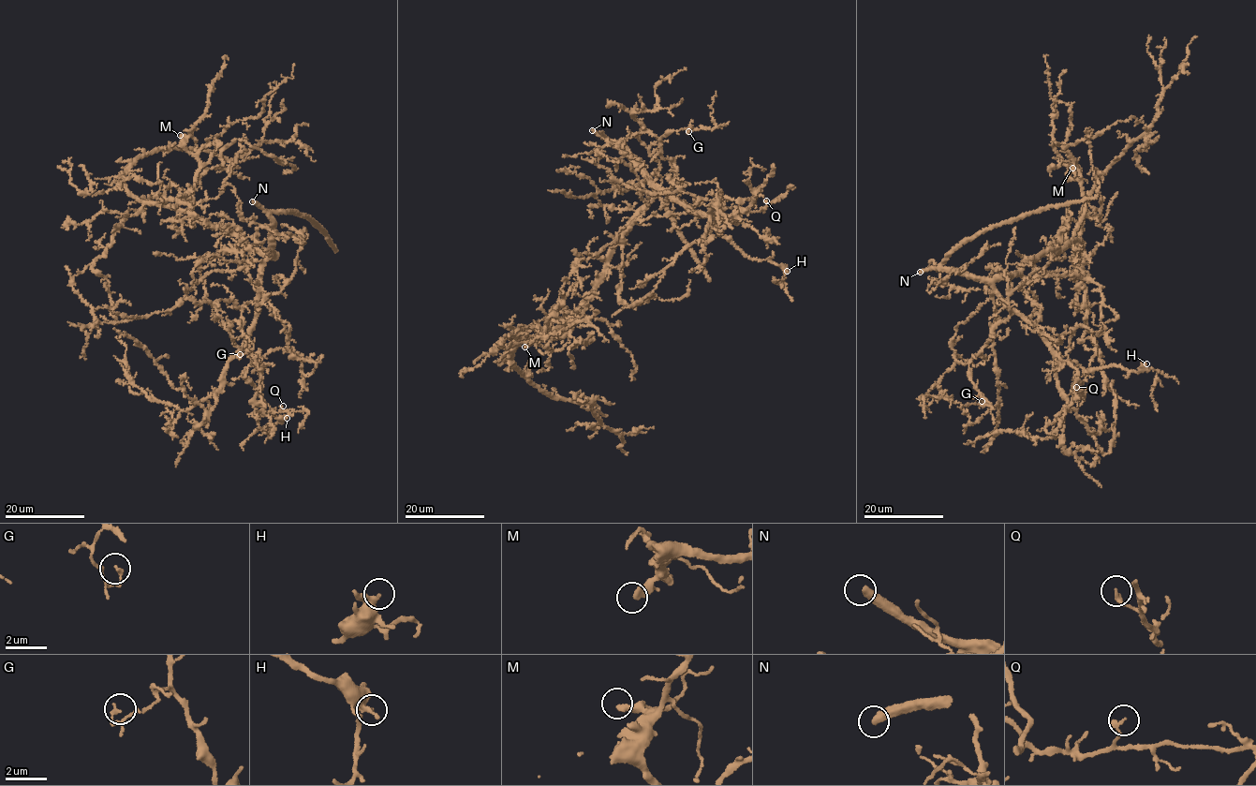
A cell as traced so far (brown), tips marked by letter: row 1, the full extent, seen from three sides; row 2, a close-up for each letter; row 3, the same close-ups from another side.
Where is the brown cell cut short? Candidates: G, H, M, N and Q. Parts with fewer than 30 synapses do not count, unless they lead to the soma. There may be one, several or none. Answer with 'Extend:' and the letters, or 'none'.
Extend: M, N

